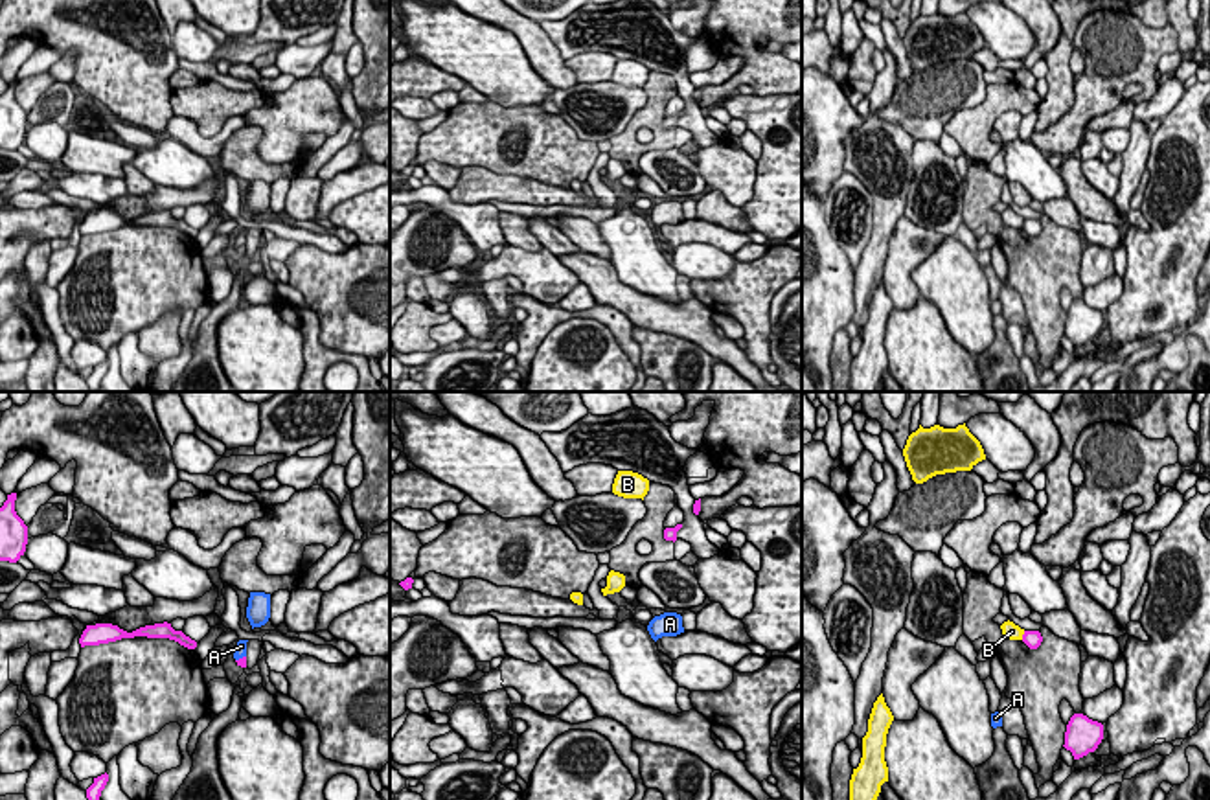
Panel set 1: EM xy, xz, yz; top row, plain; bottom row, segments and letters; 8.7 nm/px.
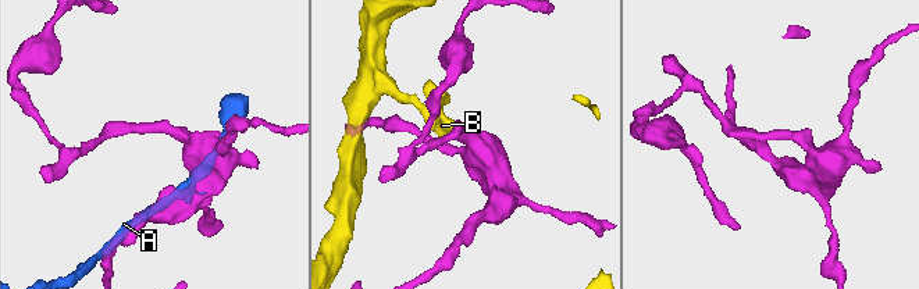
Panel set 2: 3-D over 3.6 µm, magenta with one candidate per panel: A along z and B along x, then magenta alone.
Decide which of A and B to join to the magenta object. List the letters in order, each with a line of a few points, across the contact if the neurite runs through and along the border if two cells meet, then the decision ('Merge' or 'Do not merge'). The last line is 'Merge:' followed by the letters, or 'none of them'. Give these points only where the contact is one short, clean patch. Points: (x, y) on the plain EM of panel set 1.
A: Line: xy (245, 243), (236, 249). Do not merge
B: Line: yz (1025, 219), (1021, 227). Do not merge
Merge: none of them

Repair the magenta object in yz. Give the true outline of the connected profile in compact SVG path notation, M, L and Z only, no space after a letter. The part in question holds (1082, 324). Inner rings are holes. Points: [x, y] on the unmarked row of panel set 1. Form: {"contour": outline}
{"contour": "M1074 302L1067 313L1065 337L1072 340L1074 348L1094 340L1103 327L1103 313L1089 307L1083 302Z"}

